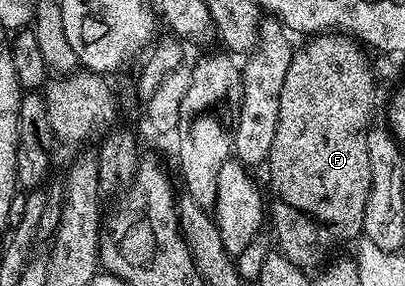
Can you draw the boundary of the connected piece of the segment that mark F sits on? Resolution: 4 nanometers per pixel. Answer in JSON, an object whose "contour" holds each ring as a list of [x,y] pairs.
{"contour":[[[324,32],[304,42],[307,43],[300,45],[291,58],[289,72],[285,72],[277,136],[273,136],[273,148],[265,166],[271,169],[271,190],[275,193],[275,203],[269,206],[269,218],[275,221],[278,249],[293,260],[293,264],[312,268],[330,252],[331,246],[350,238],[358,239],[363,234],[365,204],[371,191],[367,131],[372,125],[371,105],[375,102],[377,74],[373,62],[367,59],[368,51],[350,34]]]}

